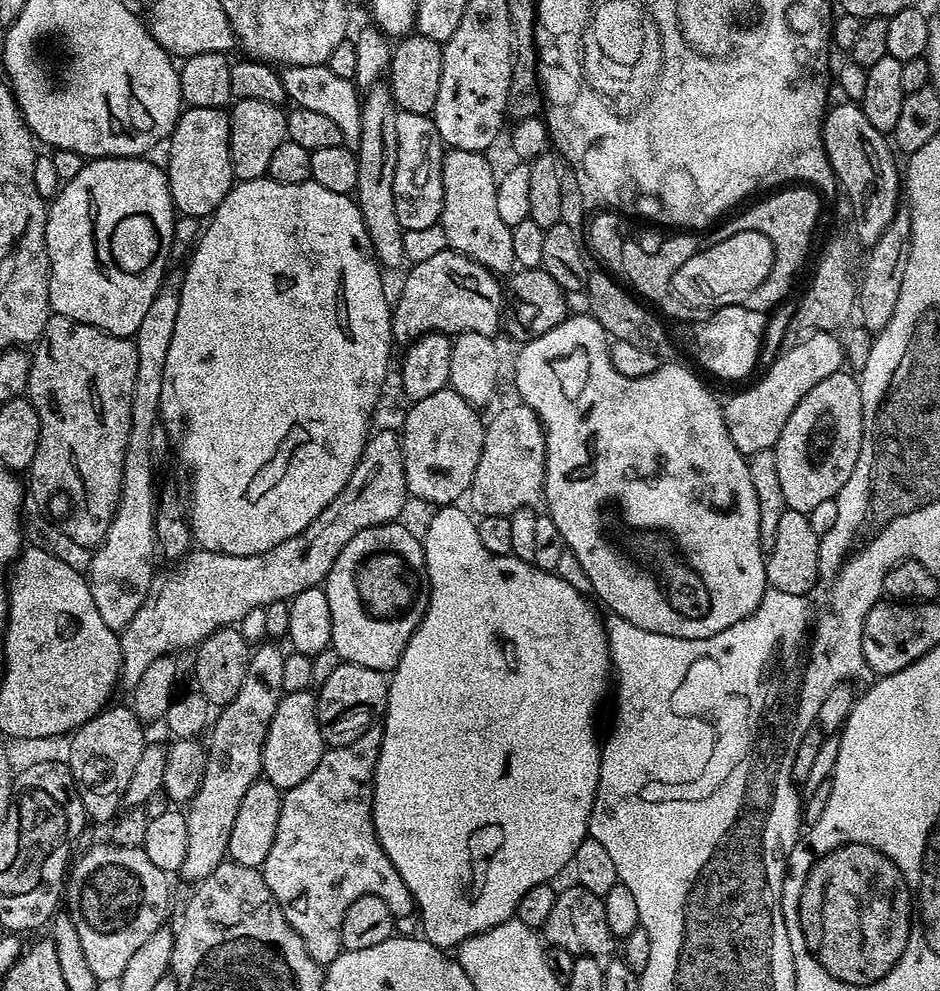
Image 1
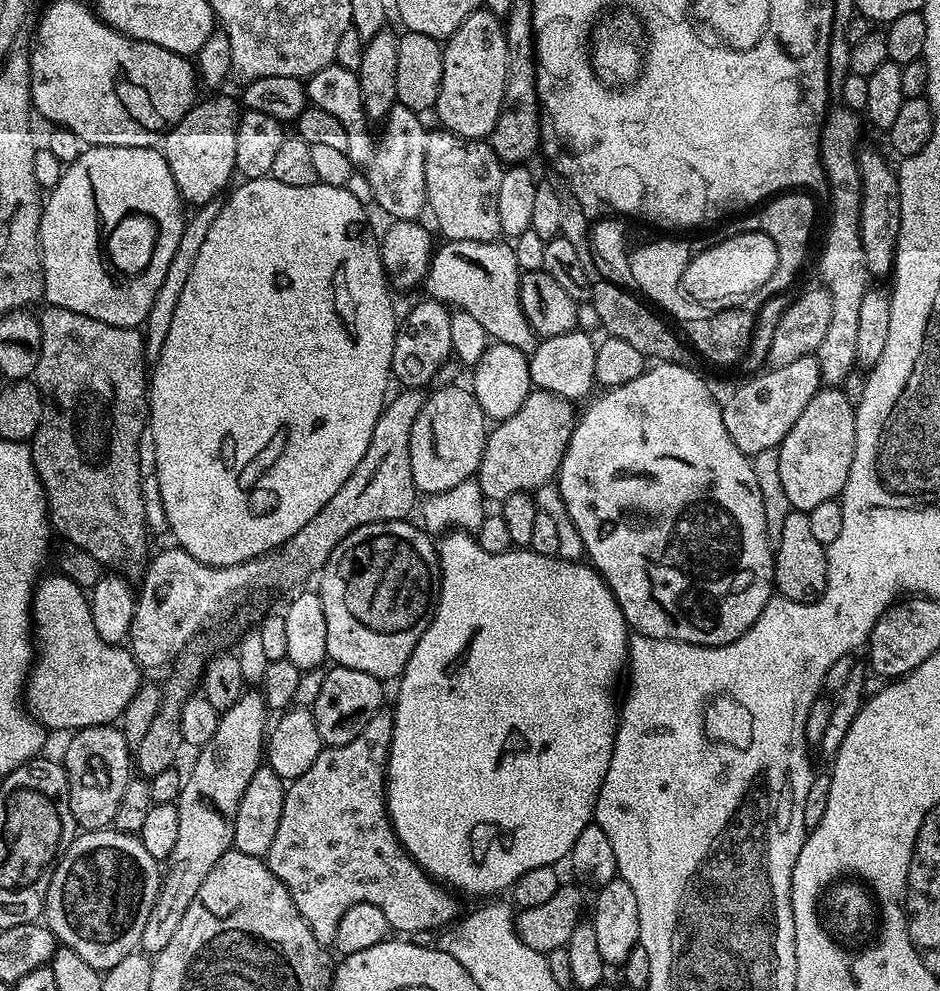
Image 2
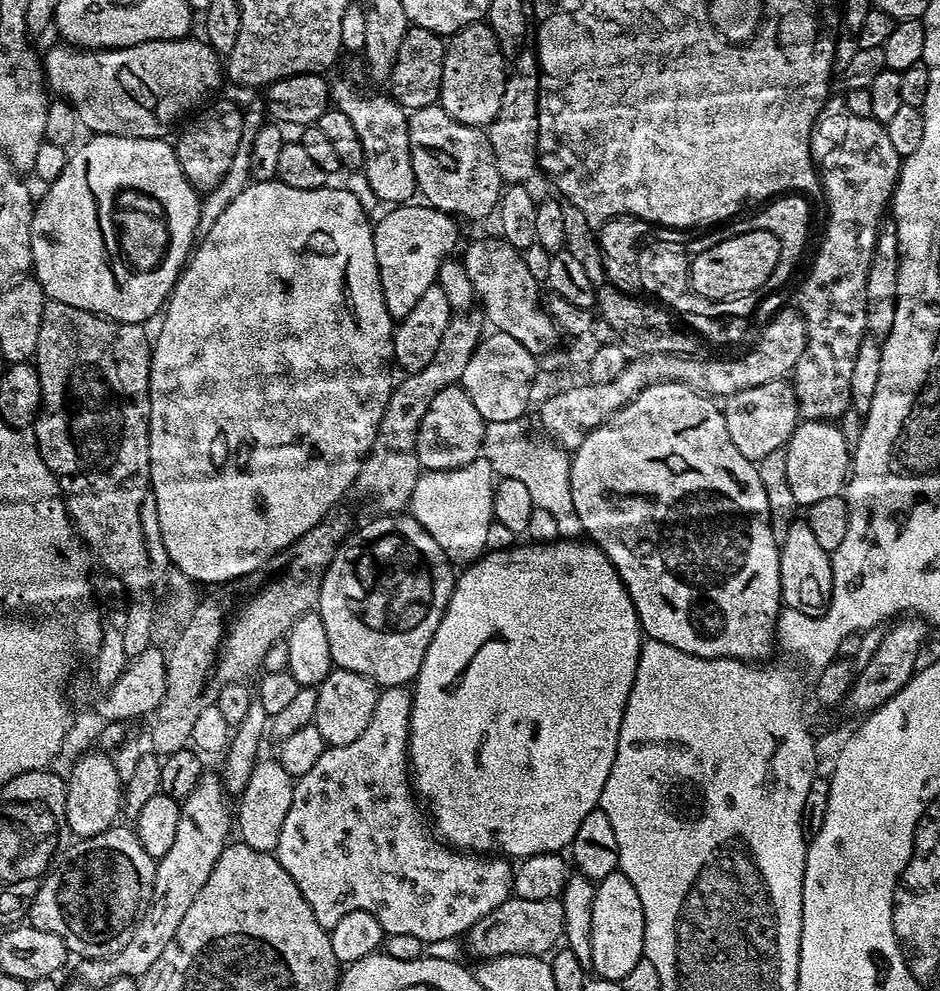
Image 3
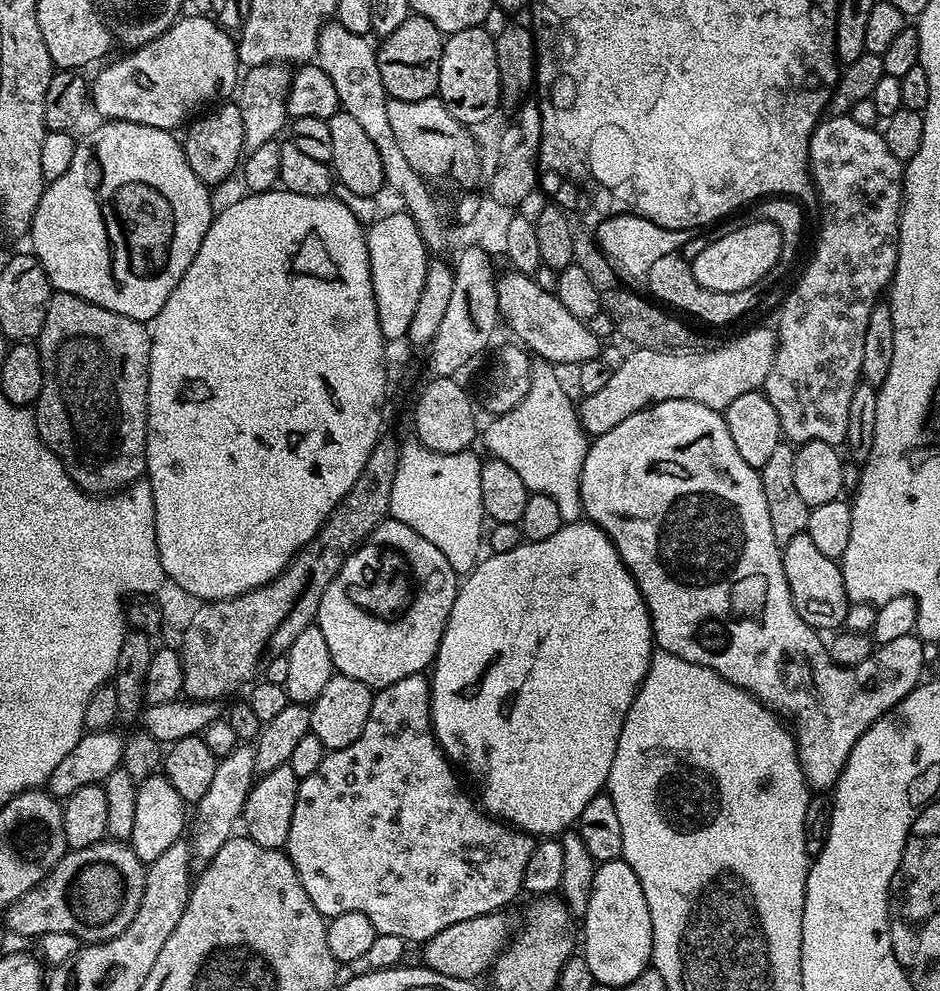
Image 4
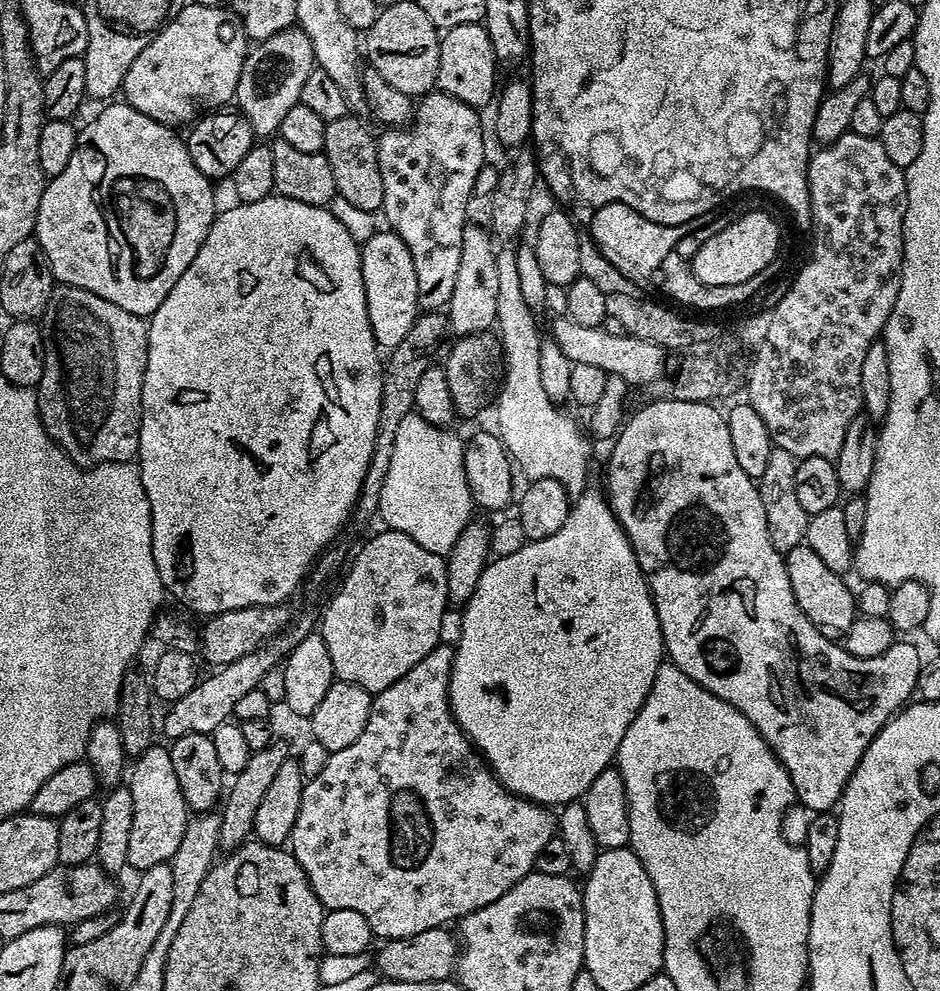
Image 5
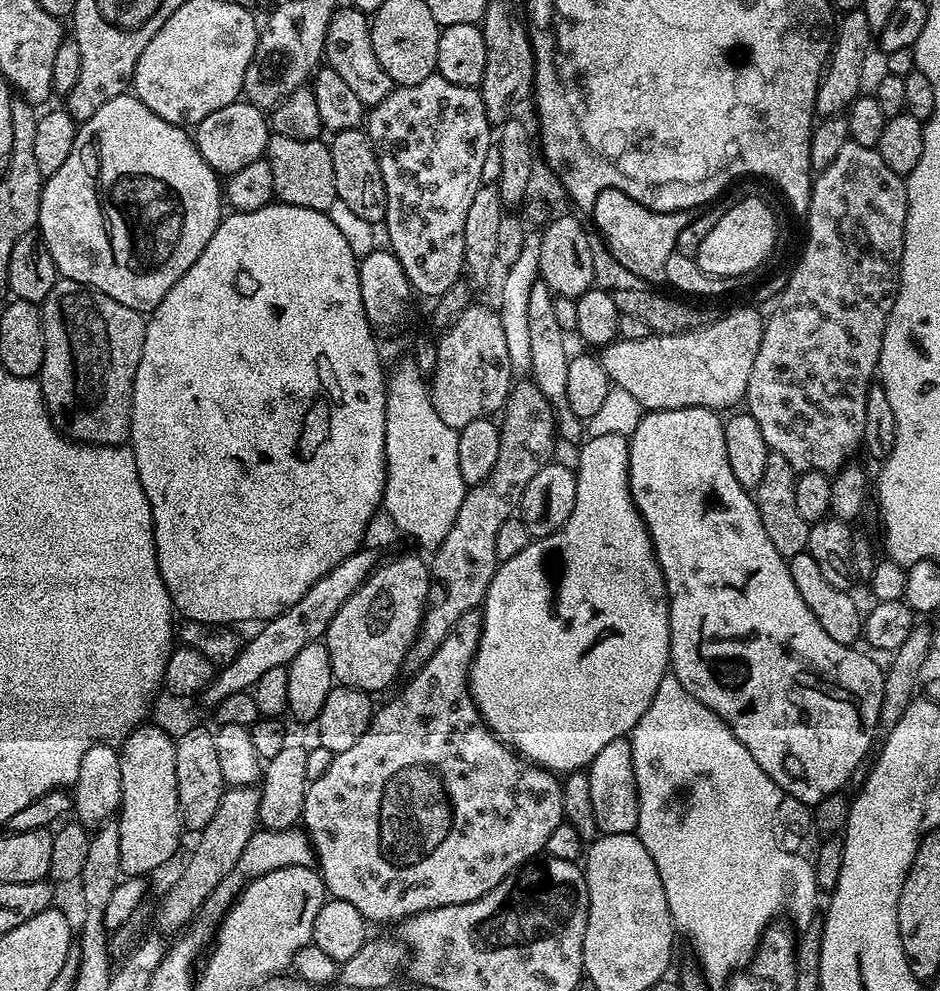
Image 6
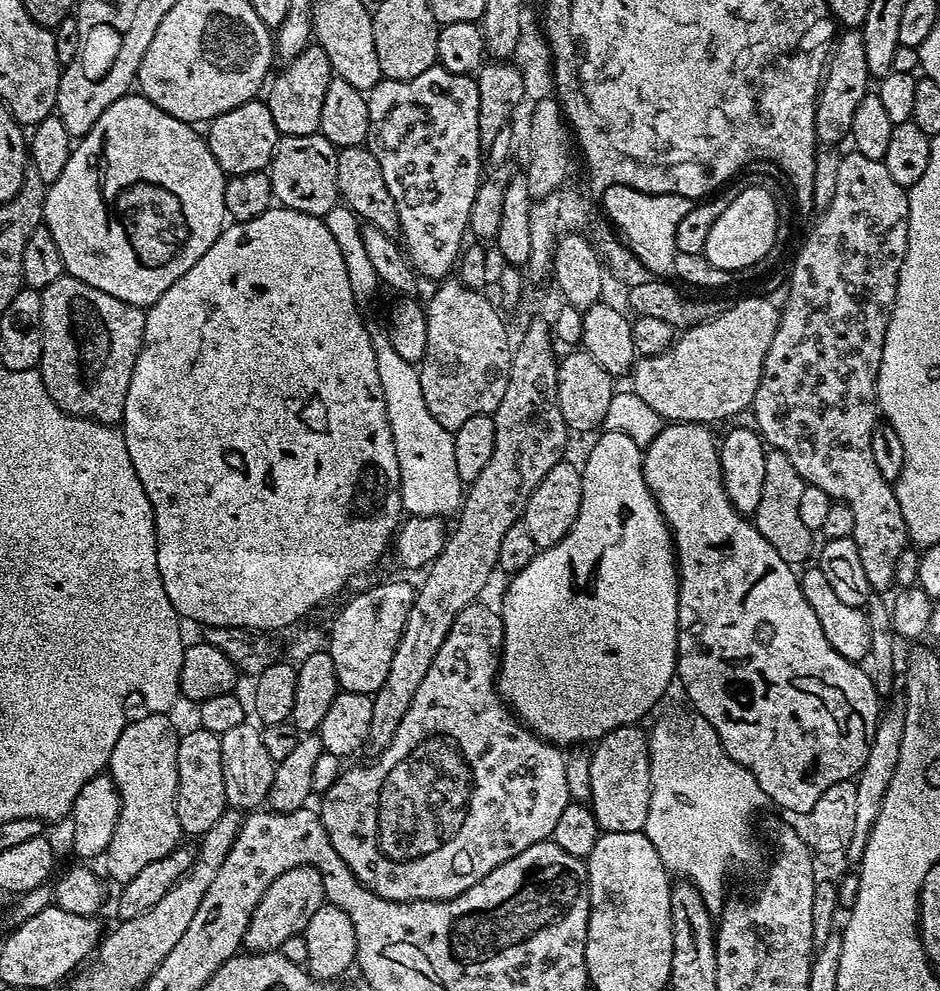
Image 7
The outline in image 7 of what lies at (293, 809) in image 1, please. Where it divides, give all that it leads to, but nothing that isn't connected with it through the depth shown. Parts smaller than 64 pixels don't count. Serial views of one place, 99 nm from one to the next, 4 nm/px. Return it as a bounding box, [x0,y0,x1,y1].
[318,603,570,900]

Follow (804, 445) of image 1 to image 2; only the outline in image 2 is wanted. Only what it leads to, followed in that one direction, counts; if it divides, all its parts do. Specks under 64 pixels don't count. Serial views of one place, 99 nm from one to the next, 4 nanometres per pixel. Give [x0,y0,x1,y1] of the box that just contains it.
[778,386,856,512]

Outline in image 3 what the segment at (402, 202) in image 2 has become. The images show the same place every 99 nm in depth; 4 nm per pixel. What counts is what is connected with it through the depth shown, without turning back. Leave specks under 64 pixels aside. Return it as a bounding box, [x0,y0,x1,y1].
[330,79,418,206]

